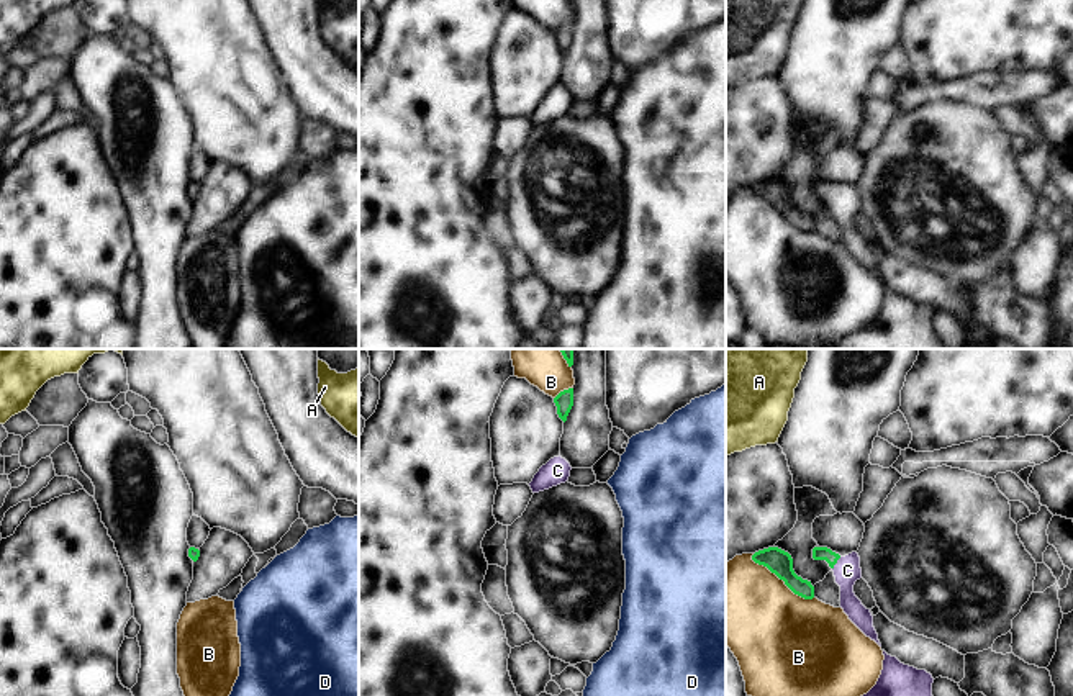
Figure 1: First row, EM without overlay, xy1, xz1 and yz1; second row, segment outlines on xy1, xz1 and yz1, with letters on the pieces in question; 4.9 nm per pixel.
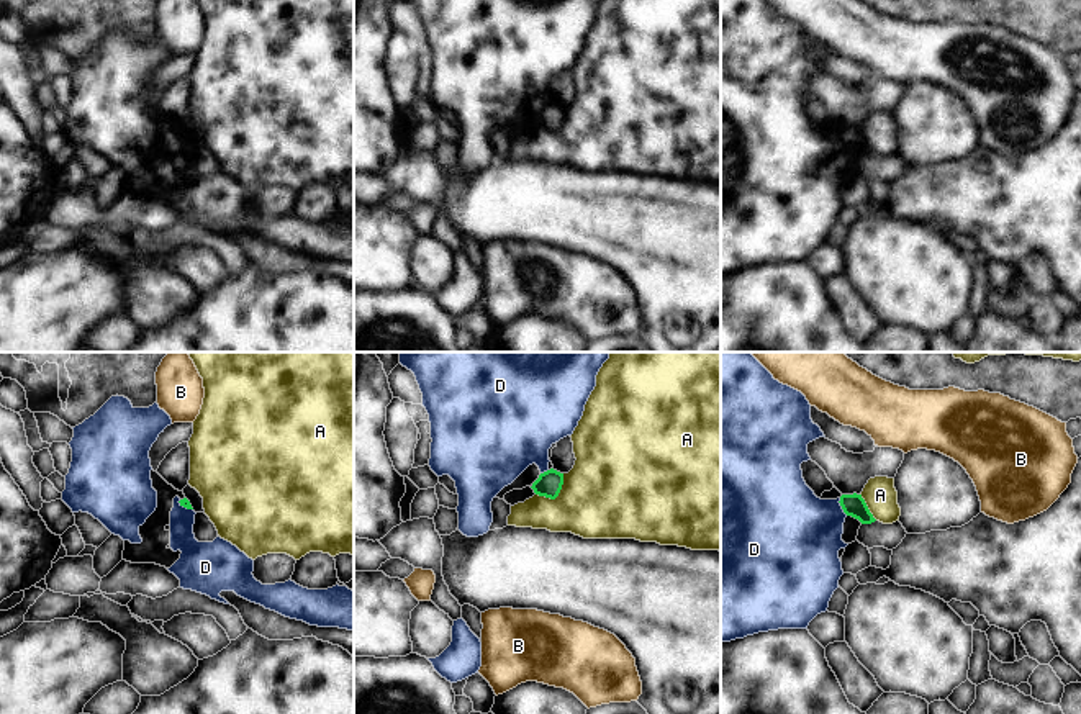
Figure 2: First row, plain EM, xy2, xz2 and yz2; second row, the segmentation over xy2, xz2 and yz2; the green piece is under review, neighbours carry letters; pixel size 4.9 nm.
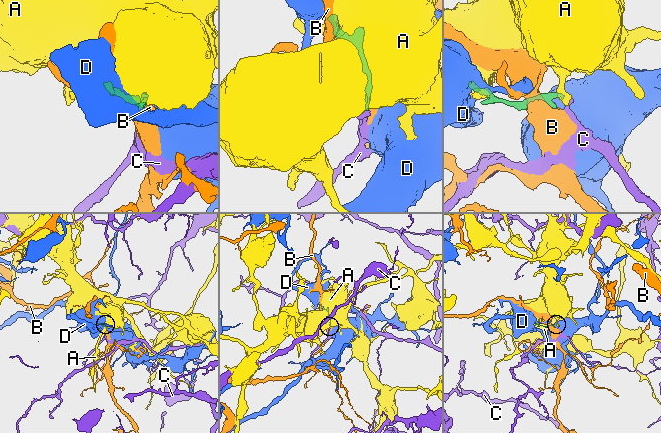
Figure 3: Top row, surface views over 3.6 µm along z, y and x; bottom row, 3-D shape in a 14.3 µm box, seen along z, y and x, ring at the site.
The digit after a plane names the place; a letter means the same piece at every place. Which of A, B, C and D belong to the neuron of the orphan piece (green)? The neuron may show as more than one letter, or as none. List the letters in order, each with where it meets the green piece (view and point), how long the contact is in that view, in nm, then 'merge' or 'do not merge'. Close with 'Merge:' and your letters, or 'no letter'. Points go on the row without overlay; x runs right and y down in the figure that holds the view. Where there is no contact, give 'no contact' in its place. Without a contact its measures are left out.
A: meets green in xz2 at (557, 128); contact 180 nm long; do not merge
B: meets green in yz1 at (782, 212); contact 380 nm long; do not merge
C: meets green in yz1 at (836, 195); contact 80 nm long; merge
D: meets green in yz2 at (841, 138); contact 100 nm long; do not merge
Merge: C

